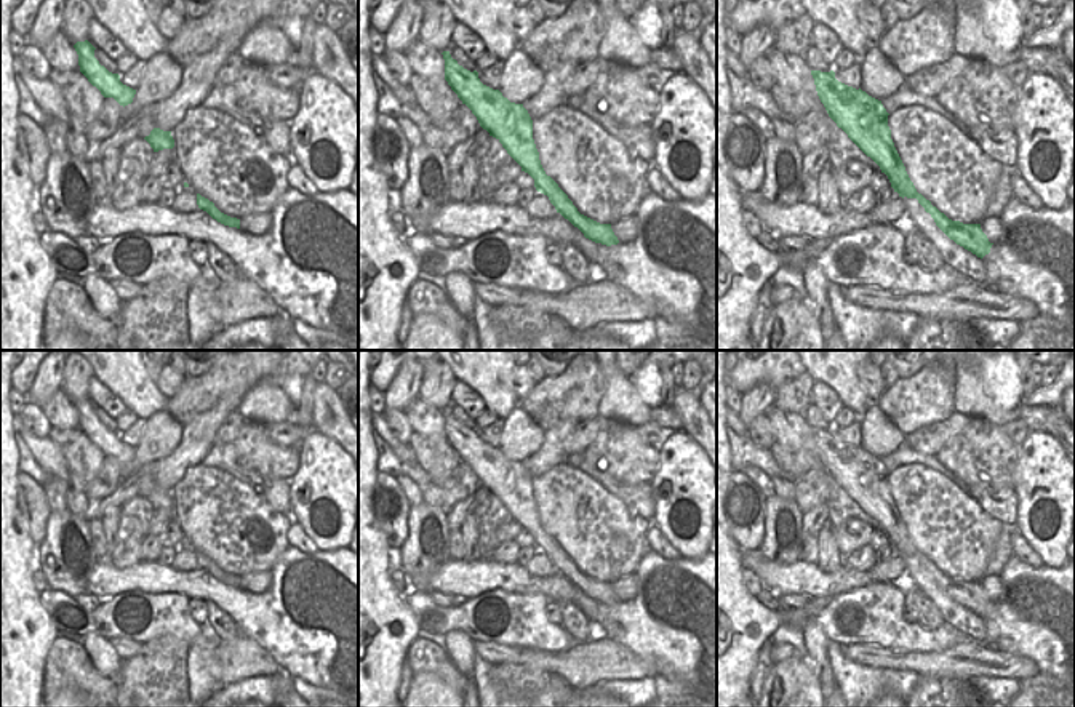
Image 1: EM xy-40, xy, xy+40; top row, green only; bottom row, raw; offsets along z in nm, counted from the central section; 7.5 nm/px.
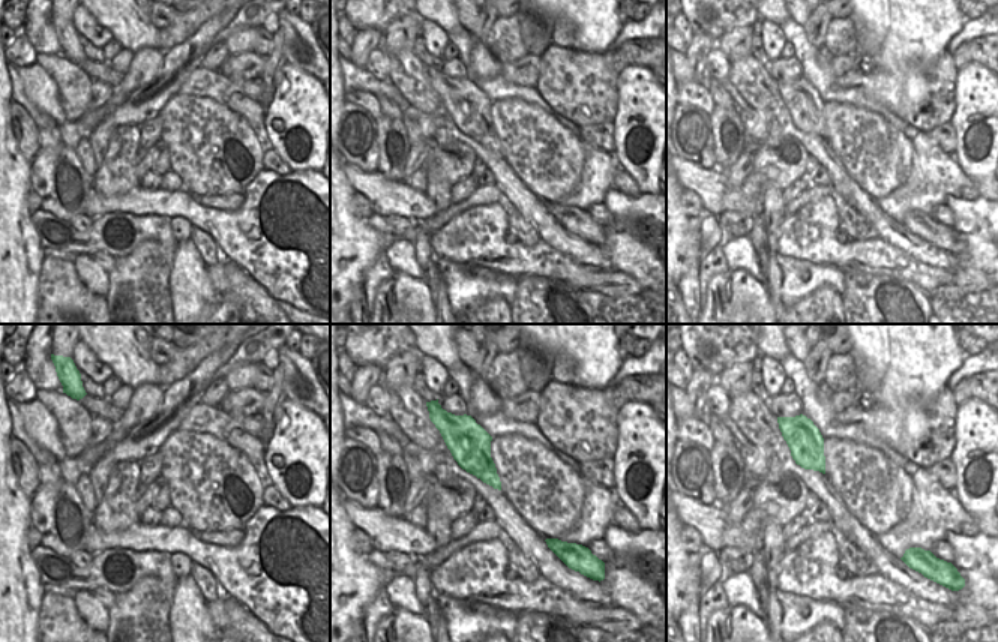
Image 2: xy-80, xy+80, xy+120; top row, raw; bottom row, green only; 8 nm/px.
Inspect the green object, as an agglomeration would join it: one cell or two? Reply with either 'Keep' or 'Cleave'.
Keep.

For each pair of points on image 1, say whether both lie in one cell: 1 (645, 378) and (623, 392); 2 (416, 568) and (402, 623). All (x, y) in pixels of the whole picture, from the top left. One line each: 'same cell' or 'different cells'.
1: different cells
2: different cells

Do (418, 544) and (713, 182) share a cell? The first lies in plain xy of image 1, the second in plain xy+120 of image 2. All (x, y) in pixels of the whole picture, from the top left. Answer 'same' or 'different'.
different

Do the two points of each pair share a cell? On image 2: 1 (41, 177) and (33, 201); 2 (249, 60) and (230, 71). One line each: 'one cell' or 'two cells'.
1: two cells
2: one cell

